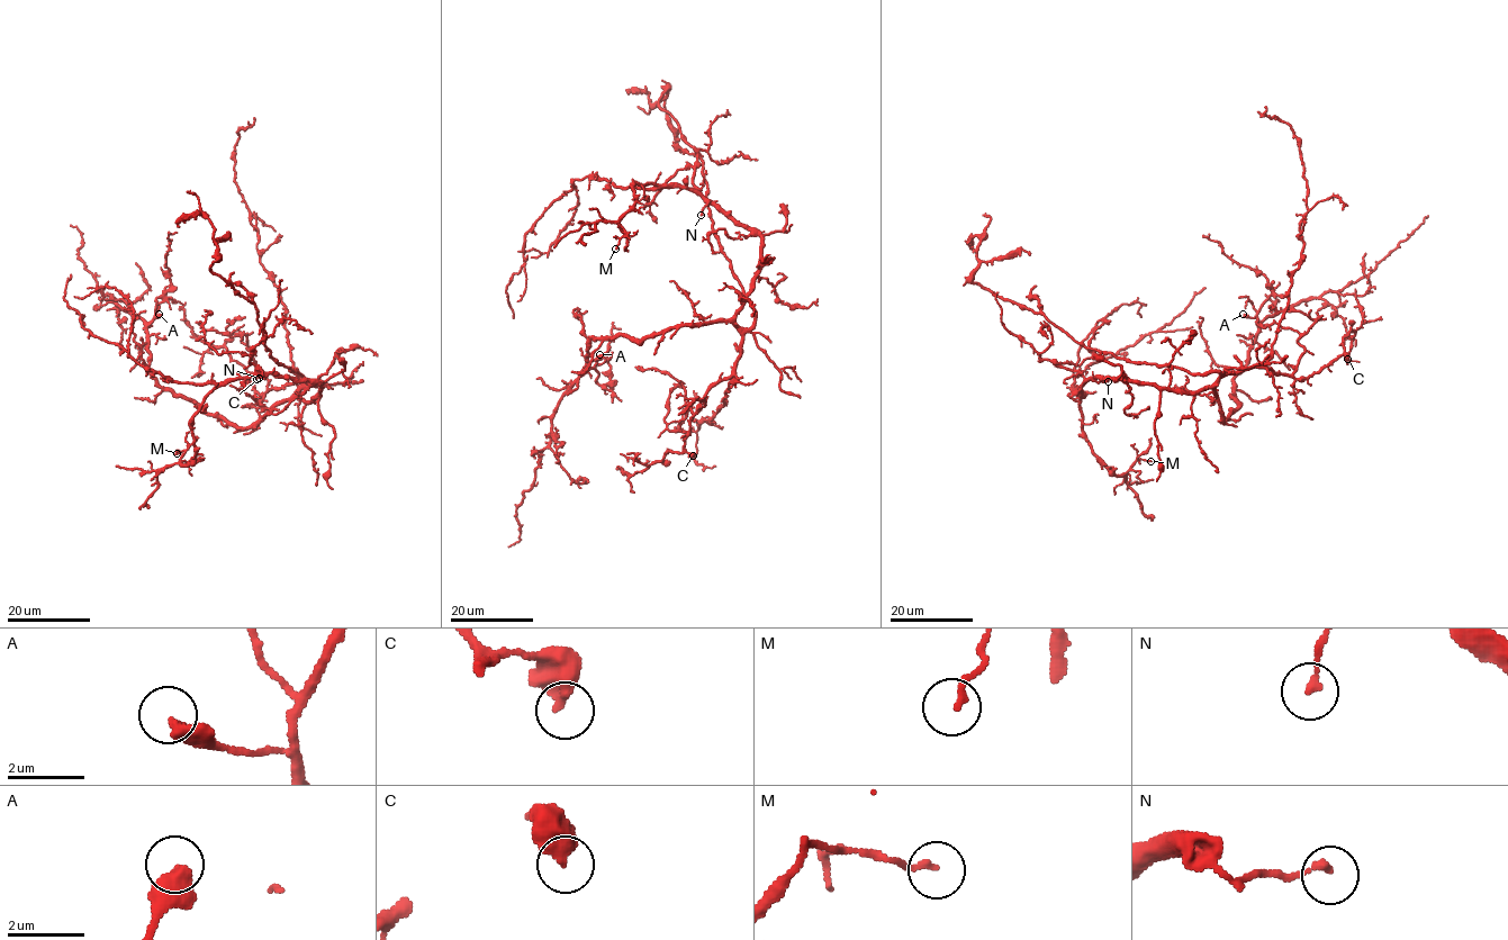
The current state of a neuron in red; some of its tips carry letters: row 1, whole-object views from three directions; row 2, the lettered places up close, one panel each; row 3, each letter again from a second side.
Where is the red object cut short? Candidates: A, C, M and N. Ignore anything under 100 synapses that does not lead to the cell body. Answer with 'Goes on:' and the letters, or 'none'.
Goes on: none

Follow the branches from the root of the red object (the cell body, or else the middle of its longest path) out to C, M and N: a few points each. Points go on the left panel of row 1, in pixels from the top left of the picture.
C: (304, 400), (297, 395), (304, 387), (299, 381), (268, 389), (261, 395), (249, 374), (252, 372), (256, 379)
M: (304, 400), (318, 382), (259, 372), (225, 380), (192, 418), (195, 458), (183, 466), (184, 451), (177, 453)
N: (304, 400), (317, 396), (318, 382), (271, 373), (259, 378)

